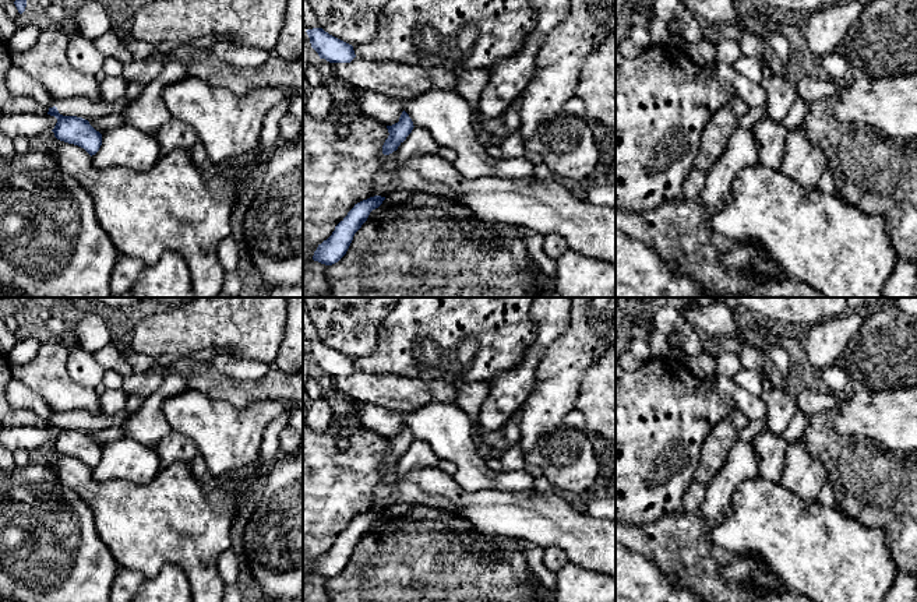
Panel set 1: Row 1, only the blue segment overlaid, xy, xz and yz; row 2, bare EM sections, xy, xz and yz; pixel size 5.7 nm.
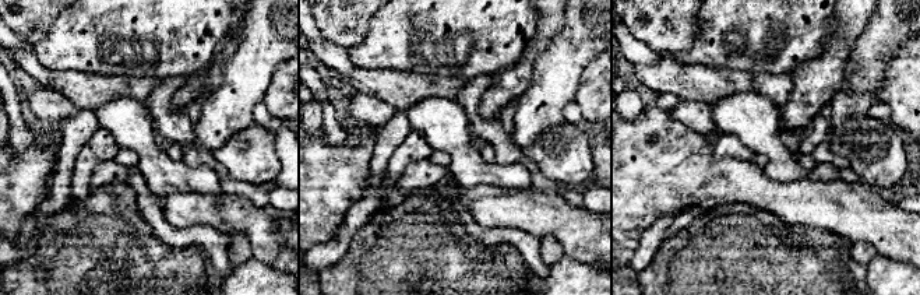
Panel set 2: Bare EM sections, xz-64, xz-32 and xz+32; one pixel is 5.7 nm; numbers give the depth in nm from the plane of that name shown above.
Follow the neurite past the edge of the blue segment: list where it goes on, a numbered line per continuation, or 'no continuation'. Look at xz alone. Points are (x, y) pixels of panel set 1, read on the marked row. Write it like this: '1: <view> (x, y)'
no continuation

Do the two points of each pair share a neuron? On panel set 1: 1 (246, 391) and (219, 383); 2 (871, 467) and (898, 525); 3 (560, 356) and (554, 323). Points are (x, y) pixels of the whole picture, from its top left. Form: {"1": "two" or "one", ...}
{"1": "one", "2": "one", "3": "two"}

